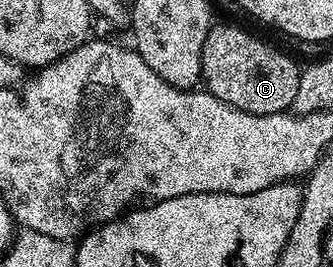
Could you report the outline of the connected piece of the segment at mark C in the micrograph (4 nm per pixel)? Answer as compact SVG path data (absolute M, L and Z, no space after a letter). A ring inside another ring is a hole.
M237 26L209 27L201 49L201 76L208 93L248 114L283 114L299 92L301 70L281 50Z

